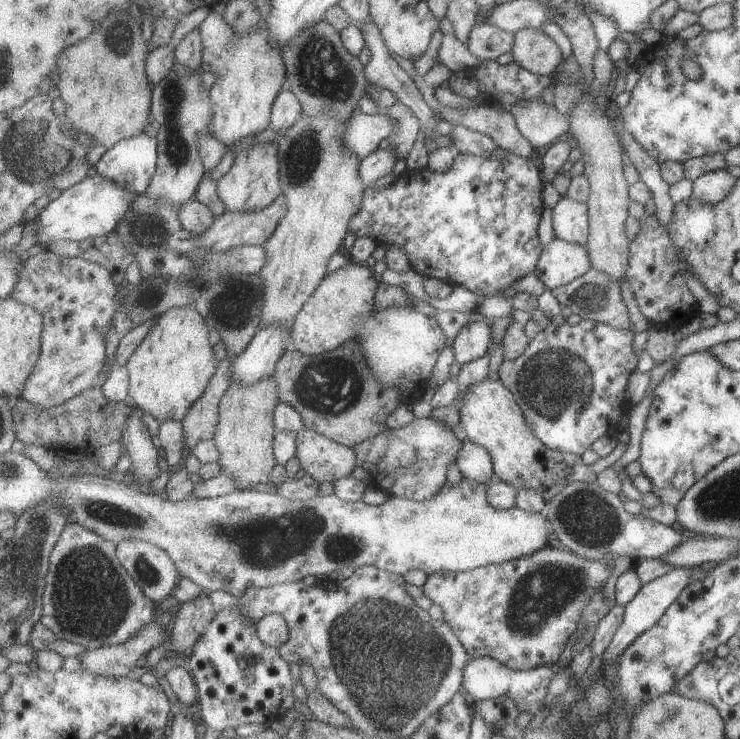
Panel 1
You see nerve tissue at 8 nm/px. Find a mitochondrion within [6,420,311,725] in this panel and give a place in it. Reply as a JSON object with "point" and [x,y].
{"point":[87,595]}

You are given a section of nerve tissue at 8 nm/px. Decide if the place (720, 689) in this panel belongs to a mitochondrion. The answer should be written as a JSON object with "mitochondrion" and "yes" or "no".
{"mitochondrion":"no"}

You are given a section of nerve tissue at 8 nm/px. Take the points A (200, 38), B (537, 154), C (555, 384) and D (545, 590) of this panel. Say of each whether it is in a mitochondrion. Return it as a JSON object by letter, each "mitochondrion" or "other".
{"A":"other","B":"other","C":"mitochondrion","D":"mitochondrion"}

